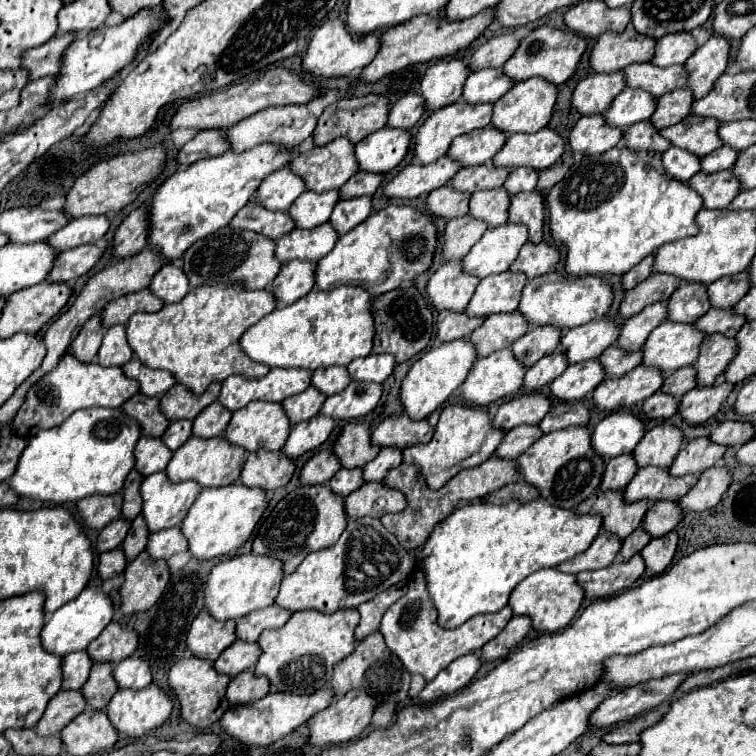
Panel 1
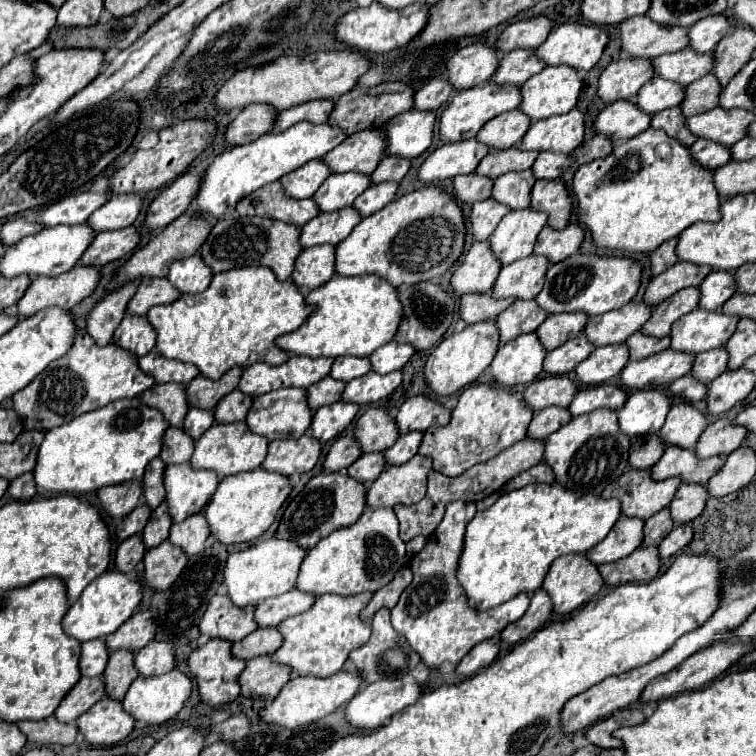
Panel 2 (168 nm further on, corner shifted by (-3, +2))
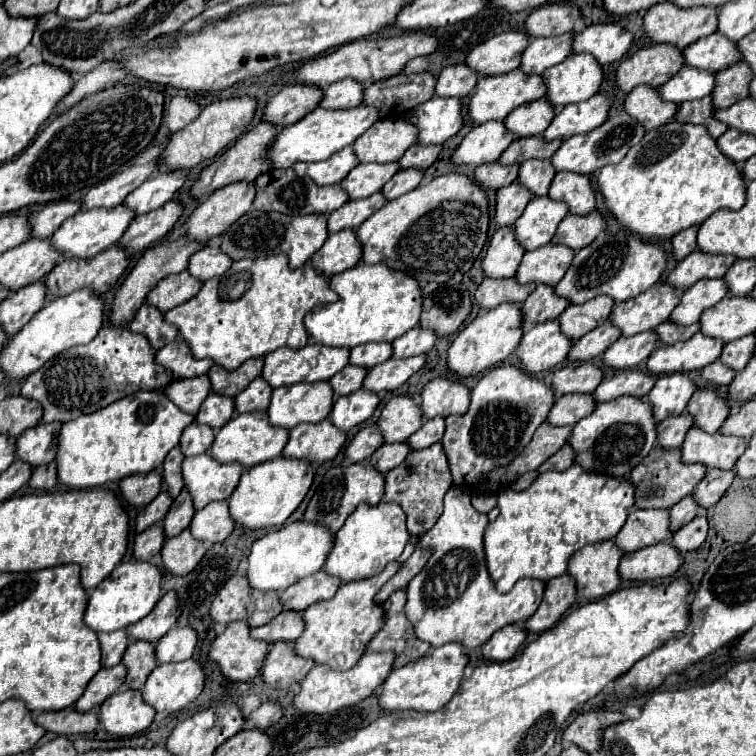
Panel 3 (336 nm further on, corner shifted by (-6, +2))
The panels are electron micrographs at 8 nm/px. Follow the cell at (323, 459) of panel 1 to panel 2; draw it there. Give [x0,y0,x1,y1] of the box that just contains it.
[324,436,362,472]

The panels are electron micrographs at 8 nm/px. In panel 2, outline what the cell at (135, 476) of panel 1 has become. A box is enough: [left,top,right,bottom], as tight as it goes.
[144,458,166,510]

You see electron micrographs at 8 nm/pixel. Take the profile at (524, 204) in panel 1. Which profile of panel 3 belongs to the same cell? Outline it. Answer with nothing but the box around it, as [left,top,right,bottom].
[547,172,595,216]

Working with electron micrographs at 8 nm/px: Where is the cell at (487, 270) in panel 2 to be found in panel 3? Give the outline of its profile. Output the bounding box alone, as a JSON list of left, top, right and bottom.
[481,226,525,278]

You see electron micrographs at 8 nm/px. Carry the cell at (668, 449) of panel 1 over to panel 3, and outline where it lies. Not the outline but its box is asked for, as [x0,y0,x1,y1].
[687,388,729,434]

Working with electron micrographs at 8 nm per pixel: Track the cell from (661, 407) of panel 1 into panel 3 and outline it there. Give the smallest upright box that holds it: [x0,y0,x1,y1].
[699,362,735,386]

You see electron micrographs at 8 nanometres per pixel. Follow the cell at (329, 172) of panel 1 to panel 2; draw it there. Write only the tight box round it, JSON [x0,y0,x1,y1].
[324,130,382,174]

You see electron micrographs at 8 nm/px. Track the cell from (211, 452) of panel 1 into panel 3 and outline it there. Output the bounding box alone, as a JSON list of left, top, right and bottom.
[209,412,289,468]

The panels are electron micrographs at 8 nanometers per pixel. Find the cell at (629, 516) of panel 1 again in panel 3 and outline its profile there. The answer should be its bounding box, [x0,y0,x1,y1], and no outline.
[629,448,707,510]

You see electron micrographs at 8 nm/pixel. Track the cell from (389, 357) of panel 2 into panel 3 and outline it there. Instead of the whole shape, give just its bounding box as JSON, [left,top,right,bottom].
[391,328,437,360]

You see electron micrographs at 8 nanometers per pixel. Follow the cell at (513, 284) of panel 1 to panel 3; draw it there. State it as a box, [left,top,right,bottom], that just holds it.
[515,244,575,286]

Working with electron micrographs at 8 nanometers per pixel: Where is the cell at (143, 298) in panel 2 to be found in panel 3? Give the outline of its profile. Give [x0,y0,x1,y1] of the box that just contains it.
[147,272,201,312]

